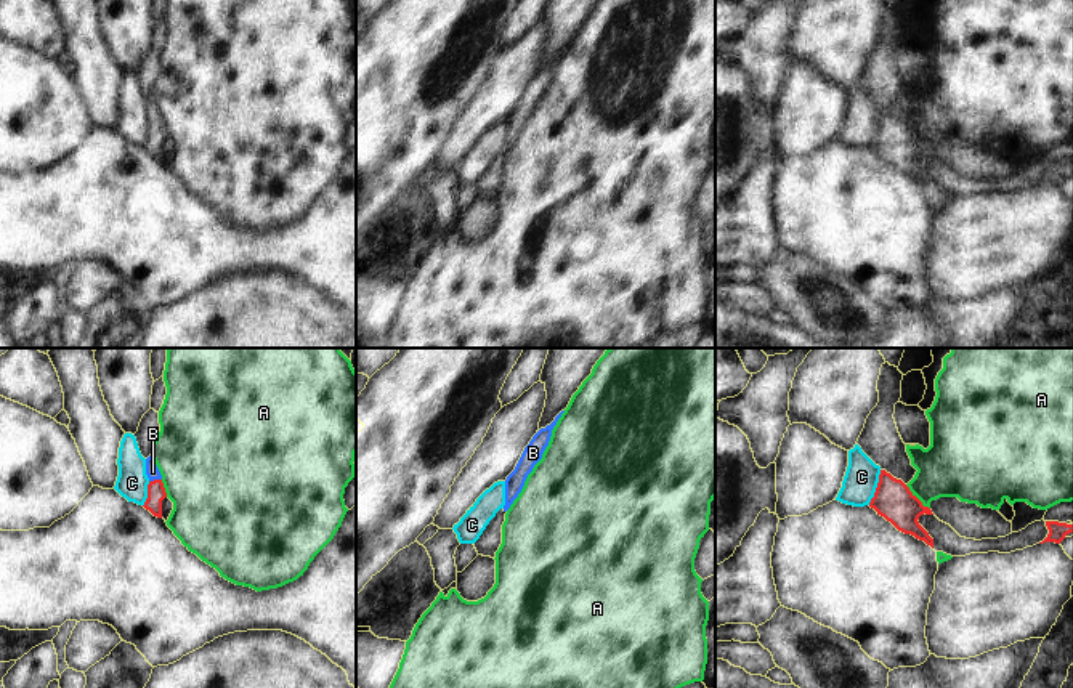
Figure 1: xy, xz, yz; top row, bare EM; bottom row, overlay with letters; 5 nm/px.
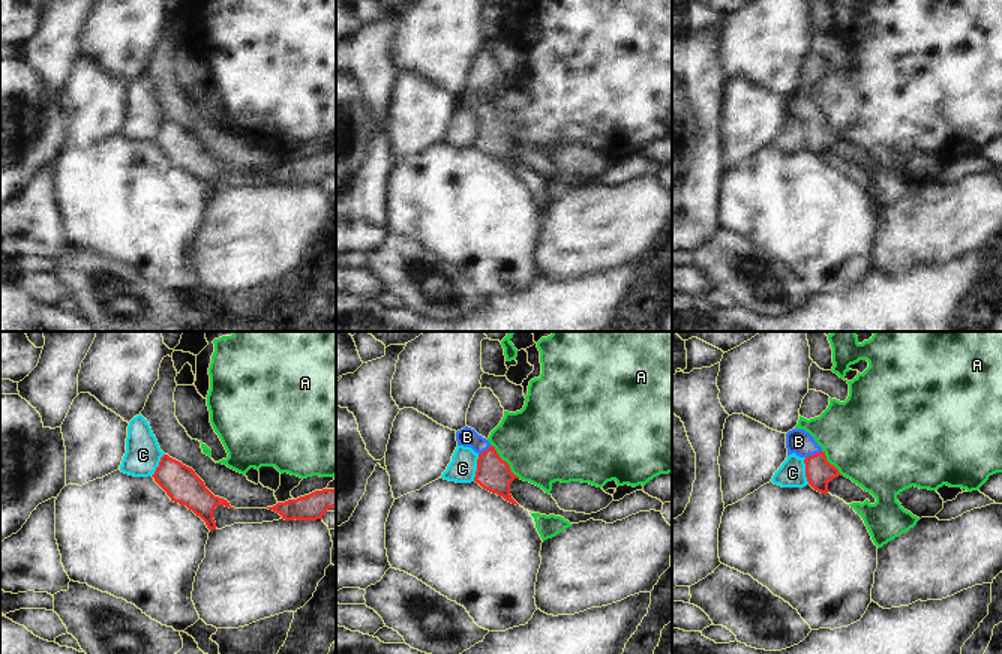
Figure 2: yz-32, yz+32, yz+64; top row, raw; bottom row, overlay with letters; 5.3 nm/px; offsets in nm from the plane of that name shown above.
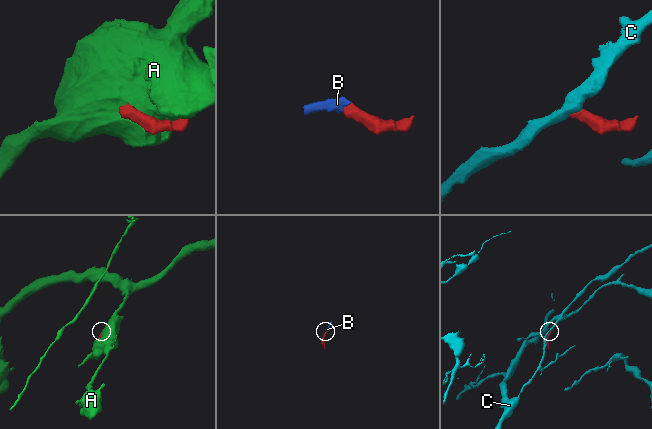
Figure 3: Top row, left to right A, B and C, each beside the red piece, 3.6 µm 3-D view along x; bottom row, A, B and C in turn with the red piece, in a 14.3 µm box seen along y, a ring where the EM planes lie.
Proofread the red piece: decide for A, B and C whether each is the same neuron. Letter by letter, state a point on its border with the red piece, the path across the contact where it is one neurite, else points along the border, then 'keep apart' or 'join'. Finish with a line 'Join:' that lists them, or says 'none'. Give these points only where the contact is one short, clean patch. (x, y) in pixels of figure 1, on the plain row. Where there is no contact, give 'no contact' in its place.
A: meets red in yz at (916, 138); border along yz (905, 125), (929, 149); keep apart
B: meets red in xy at (154, 121); runs through xy (156, 133), (154, 121), (153, 113); join
C: meets red in yz at (876, 129); border along yz (881, 111), (876, 132), (868, 145); keep apart
Join: B

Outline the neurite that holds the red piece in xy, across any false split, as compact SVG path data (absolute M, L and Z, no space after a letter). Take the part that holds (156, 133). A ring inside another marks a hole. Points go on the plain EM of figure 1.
M152 96L146 99L146 115L149 119L149 125L148 140L143 148L149 151L154 157L162 159L162 141L167 138L167 133L162 123L162 115Z

